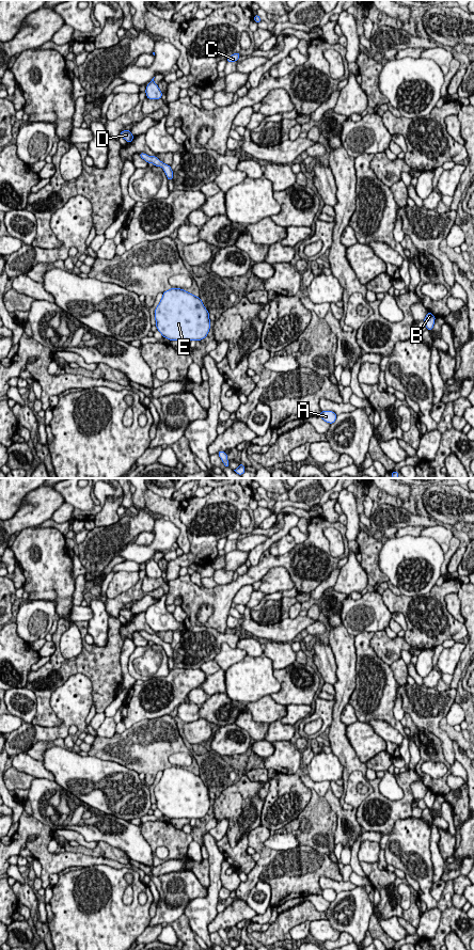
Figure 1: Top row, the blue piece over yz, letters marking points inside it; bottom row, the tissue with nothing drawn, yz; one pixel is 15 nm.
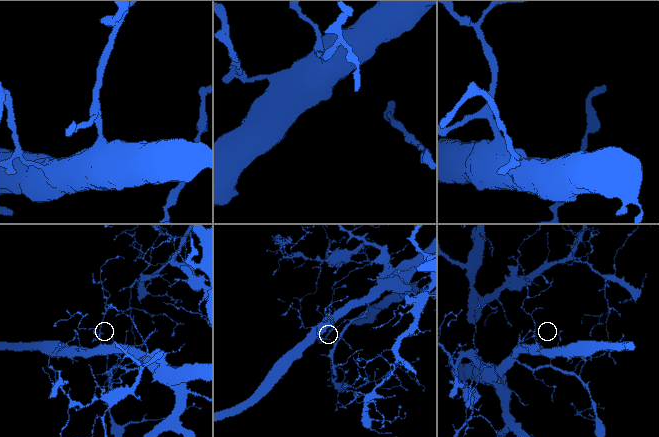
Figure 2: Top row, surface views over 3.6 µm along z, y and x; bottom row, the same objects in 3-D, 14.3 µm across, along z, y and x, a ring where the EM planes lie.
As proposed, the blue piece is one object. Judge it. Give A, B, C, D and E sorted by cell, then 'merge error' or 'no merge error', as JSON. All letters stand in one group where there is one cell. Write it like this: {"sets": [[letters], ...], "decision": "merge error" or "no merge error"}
{"sets": [["A", "B", "C", "D", "E"]], "decision": "no merge error"}

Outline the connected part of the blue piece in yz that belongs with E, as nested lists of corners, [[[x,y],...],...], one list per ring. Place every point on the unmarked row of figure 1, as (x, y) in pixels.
[[[174,765],[163,771],[155,798],[162,816],[170,819],[201,819],[210,807],[209,791],[200,775]]]

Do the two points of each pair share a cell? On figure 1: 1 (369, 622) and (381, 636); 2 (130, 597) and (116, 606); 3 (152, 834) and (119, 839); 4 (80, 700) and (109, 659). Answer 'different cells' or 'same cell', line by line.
1: different cells
2: same cell
3: different cells
4: different cells

